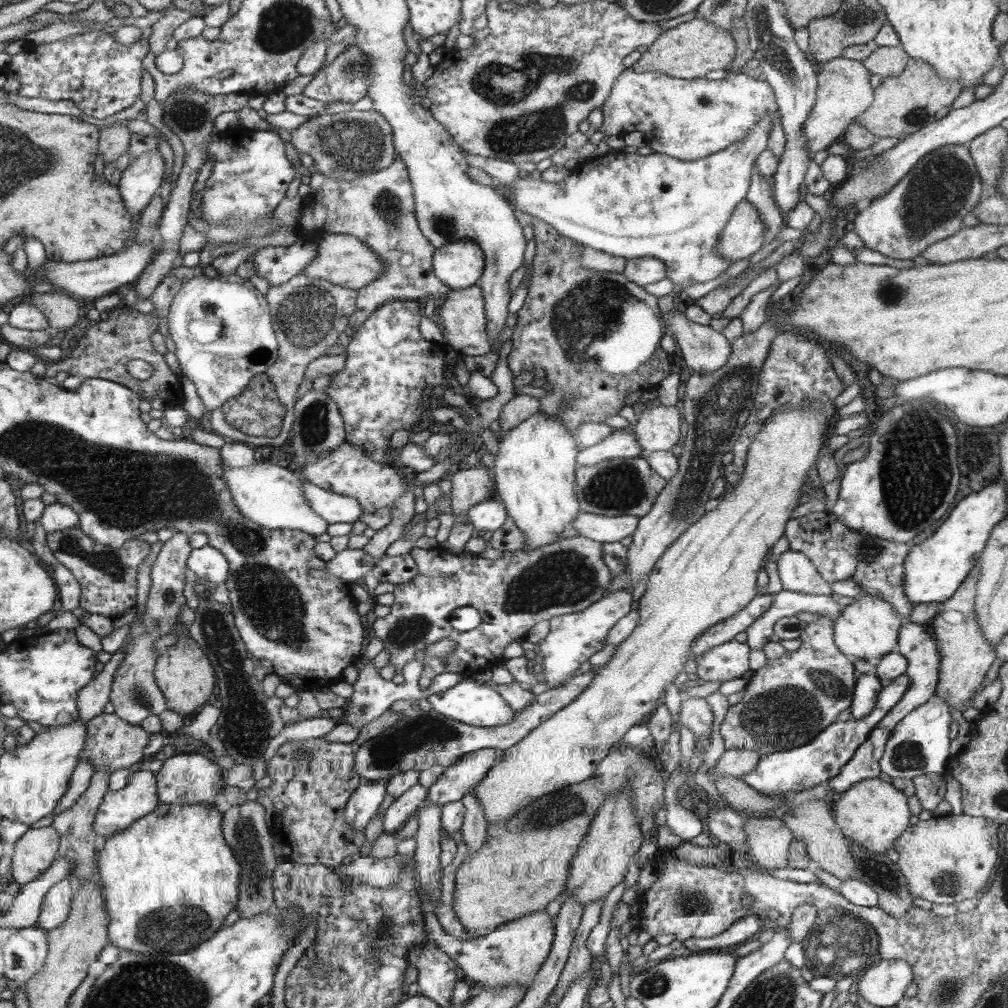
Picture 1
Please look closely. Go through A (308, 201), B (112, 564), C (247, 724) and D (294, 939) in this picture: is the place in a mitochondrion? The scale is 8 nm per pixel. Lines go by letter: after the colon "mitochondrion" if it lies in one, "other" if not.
A: other
B: mitochondrion
C: mitochondrion
D: other

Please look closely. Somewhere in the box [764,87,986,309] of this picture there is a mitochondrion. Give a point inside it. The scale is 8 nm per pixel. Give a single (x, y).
(939, 193)

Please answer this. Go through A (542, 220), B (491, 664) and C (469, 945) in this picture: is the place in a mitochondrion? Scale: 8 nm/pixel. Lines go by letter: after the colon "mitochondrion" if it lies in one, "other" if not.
A: other
B: other
C: other

